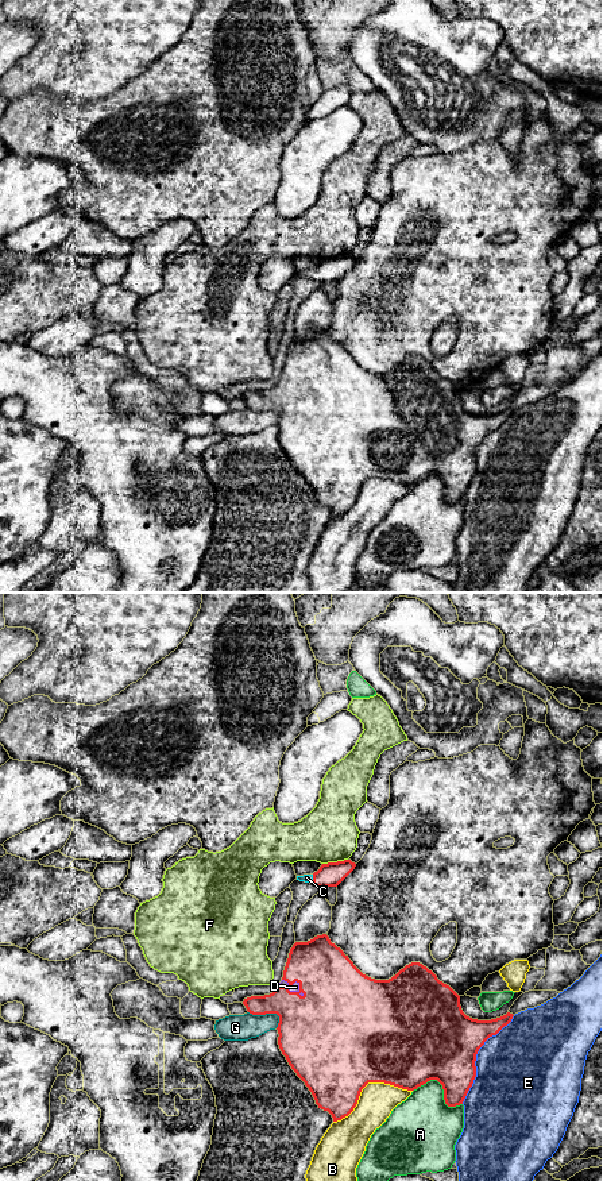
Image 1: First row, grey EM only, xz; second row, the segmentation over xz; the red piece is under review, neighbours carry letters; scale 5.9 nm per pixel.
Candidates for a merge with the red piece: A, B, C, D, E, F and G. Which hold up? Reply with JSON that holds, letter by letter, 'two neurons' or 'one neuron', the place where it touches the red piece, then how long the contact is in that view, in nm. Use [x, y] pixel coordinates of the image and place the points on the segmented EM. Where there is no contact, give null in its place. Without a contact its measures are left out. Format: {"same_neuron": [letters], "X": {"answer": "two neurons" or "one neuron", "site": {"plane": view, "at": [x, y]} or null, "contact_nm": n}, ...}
{"same_neuron": ["C", "D"], "A": {"answer": "two neurons", "site": {"plane": "xz", "at": [443, 1088]}, "contact_nm": 300}, "B": {"answer": "two neurons", "site": {"plane": "xz", "at": [367, 1083]}, "contact_nm": 500}, "C": {"answer": "one neuron", "site": {"plane": "xz", "at": [313, 879]}, "contact_nm": 60}, "D": {"answer": "one neuron", "site": {"plane": "xz", "at": [292, 992]}, "contact_nm": 170}, "E": {"answer": "two neurons", "site": {"plane": "xz", "at": [475, 1057]}, "contact_nm": 600}, "F": {"answer": "two neurons", "site": {"plane": "xz", "at": [335, 863]}, "contact_nm": 160}, "G": {"answer": "two neurons", "site": {"plane": "xz", "at": [269, 1012]}, "contact_nm": 200}}

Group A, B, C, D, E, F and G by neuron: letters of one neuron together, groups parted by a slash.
A / B / C D / E / F / G

